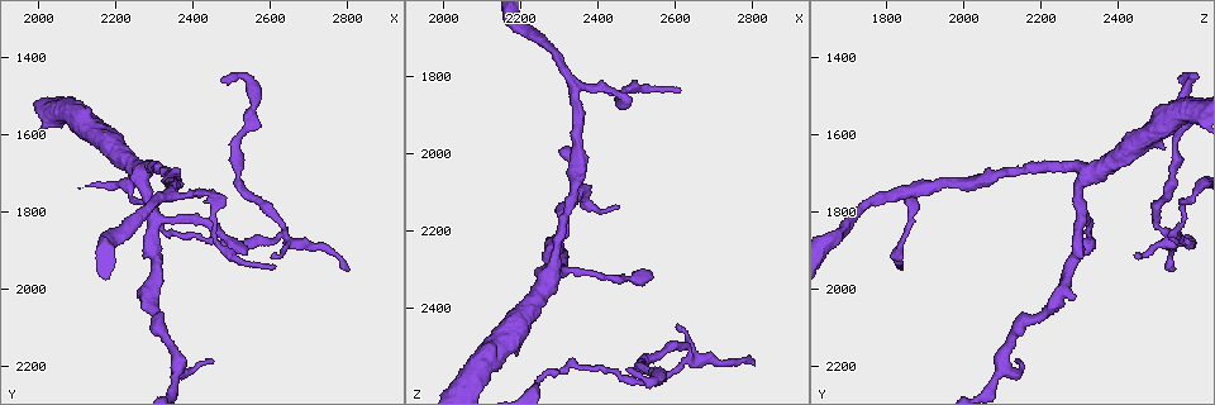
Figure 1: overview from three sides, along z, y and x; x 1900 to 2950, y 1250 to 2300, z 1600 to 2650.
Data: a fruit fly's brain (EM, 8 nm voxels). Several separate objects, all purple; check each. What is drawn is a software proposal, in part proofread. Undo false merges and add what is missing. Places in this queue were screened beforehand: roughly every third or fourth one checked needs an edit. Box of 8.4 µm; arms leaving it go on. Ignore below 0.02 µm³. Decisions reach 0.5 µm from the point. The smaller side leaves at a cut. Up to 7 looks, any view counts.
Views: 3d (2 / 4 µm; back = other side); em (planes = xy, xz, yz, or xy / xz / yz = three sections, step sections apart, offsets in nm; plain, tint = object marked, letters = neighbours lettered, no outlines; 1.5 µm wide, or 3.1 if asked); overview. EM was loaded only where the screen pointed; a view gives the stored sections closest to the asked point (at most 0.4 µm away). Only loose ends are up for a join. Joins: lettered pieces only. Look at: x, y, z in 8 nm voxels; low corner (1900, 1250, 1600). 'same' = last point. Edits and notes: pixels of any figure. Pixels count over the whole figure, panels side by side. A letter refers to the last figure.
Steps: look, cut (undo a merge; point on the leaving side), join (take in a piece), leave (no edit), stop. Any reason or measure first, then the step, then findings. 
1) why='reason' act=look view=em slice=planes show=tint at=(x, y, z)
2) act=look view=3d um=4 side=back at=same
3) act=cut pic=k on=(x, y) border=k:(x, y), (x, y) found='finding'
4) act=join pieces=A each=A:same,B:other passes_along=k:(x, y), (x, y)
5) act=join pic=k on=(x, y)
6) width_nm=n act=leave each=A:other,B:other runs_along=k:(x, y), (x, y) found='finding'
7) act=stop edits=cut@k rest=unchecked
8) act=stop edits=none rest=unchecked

act=look view=3d um=4 at=(2455, 1755, 1835)

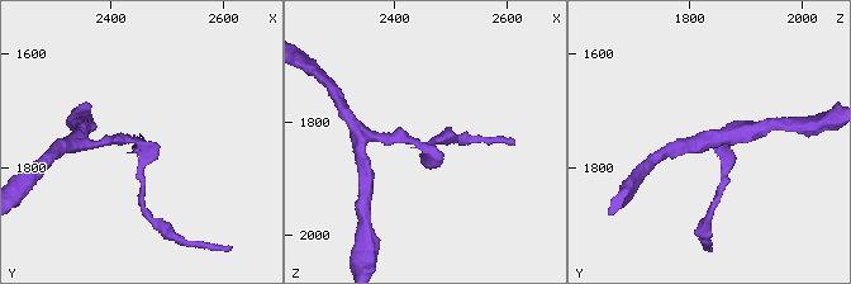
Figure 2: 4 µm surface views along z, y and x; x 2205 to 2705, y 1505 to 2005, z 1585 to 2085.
act=look view=em slice=planes show=plain at=(2450, 1760, 1840)

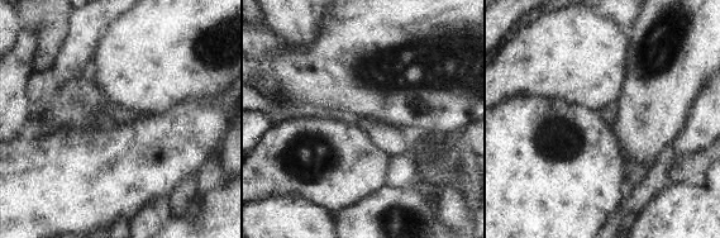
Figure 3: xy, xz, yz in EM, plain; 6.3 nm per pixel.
act=look view=em slice=planes show=letters at=same

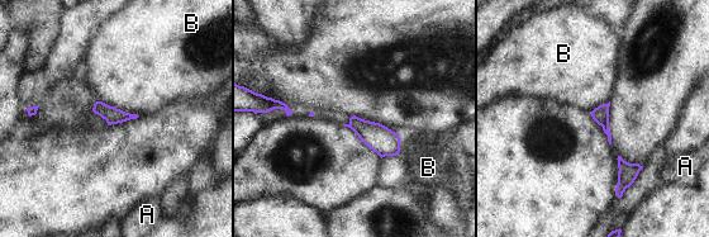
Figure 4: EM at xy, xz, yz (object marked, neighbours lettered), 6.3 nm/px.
act=leave each=A:other,B:other border=4:(96, 100), (138, 115) found='continuous, no second cell'

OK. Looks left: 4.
act=look view=em slice=planes show=letters at=(2640, 1875, 2545)

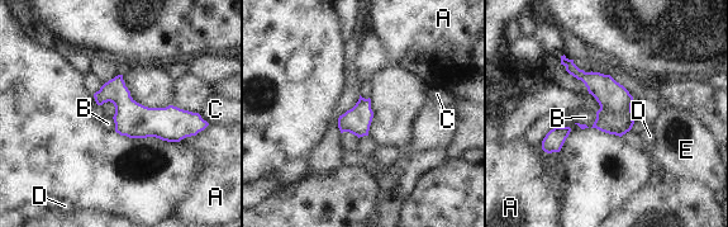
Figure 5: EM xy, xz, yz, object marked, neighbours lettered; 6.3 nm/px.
act=leave each=A:other,B:other,C:other,D:other,E:other runs_along=5:(98, 95), (141, 122), (194, 122) found='all the same cell'

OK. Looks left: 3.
why='branch stops here' act=look view=em slice=planes show=plain at=(2470, 1455, 2560)

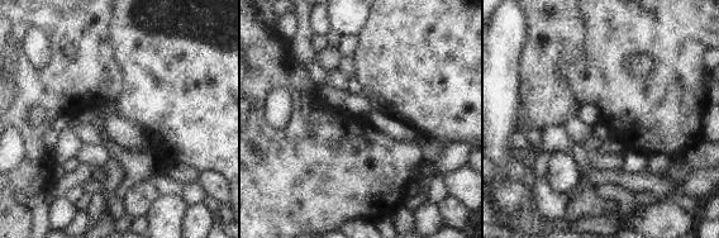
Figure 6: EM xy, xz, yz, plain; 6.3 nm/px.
act=look view=em slice=planes show=letters at=same

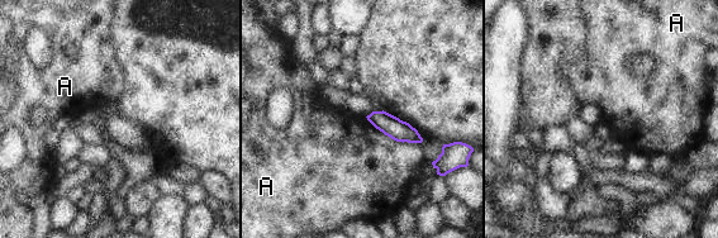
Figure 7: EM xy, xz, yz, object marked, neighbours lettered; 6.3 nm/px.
act=leave each=A:other border=7:(365, 117), (396, 141), (419, 143) found='none of them fits'

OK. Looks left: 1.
act=stop edits=none rest=unchecked

